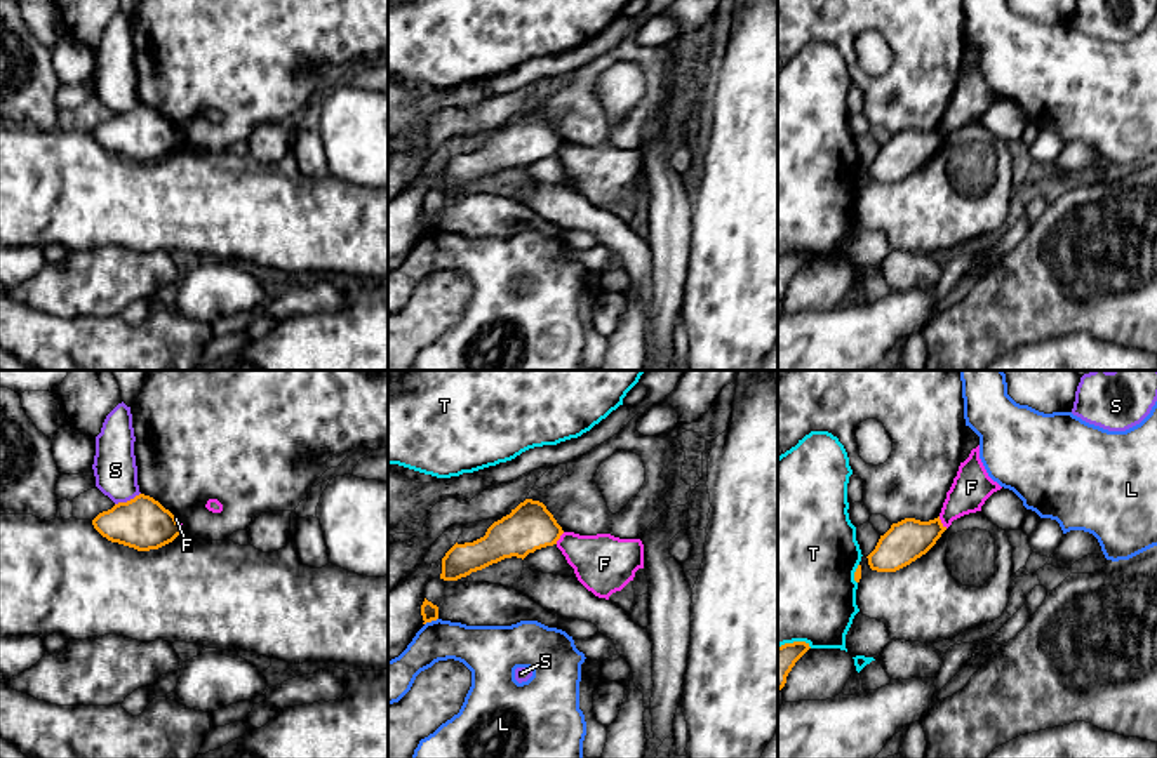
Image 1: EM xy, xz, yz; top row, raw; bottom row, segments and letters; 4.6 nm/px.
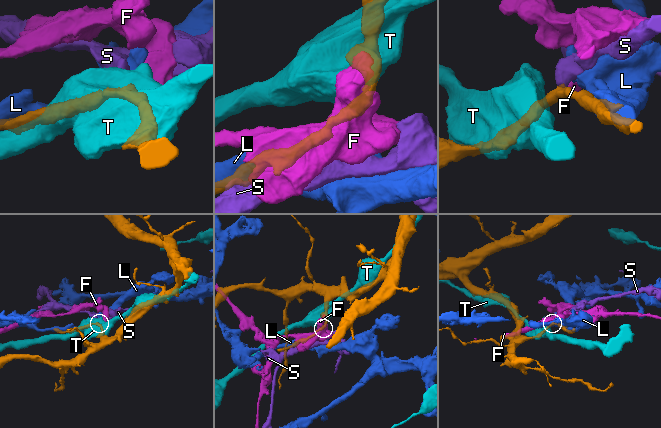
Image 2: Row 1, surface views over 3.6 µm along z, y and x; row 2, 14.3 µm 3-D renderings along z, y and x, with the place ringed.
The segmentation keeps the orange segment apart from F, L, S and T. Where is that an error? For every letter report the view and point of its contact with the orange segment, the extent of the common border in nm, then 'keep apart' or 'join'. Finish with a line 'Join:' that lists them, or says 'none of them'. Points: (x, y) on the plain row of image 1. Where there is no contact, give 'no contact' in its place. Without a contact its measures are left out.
F: contact yz (940, 132); length 70 nm; keep apart
L: contact xz (430, 232); length 70 nm; keep apart
S: contact xy (127, 112); length 130 nm; keep apart
T: contact yz (795, 252); length 160 nm; keep apart
Join: none of them

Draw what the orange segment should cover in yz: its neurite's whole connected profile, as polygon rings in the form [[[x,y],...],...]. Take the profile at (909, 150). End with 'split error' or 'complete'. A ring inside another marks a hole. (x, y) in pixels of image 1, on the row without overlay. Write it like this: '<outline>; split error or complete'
[[[940,127],[929,132],[905,129],[893,134],[866,167],[868,176],[877,183],[896,183],[926,165],[945,141]]]; complete

